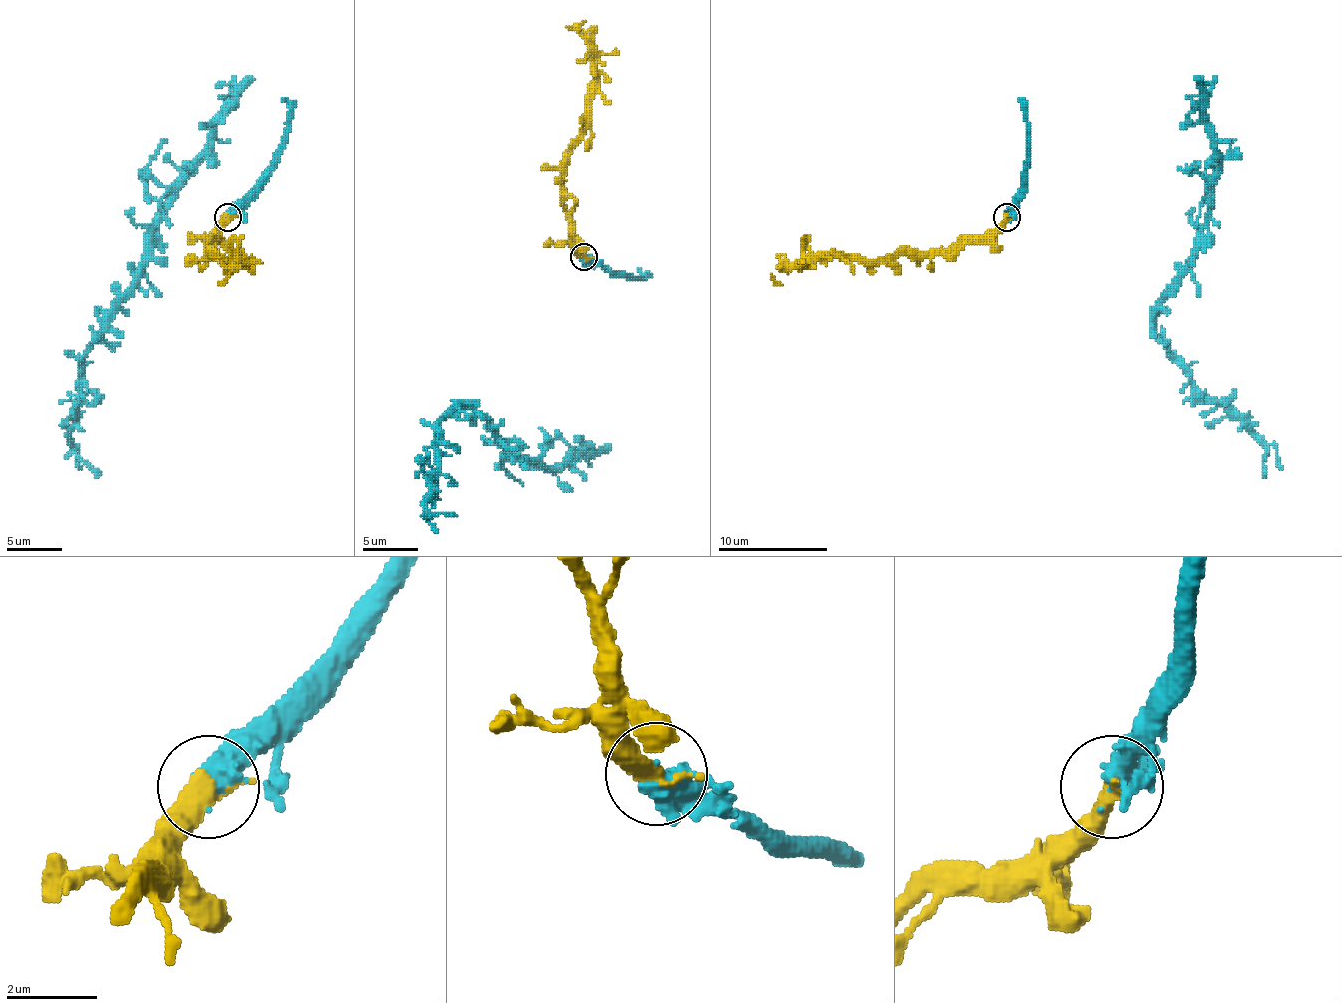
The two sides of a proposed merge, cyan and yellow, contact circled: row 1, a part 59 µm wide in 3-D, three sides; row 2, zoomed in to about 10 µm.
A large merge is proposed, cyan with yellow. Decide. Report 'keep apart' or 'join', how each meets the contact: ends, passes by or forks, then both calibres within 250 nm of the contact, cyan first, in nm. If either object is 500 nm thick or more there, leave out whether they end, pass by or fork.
join; cyan passes by; yellow passes by; calibres 440 and 360 nm

